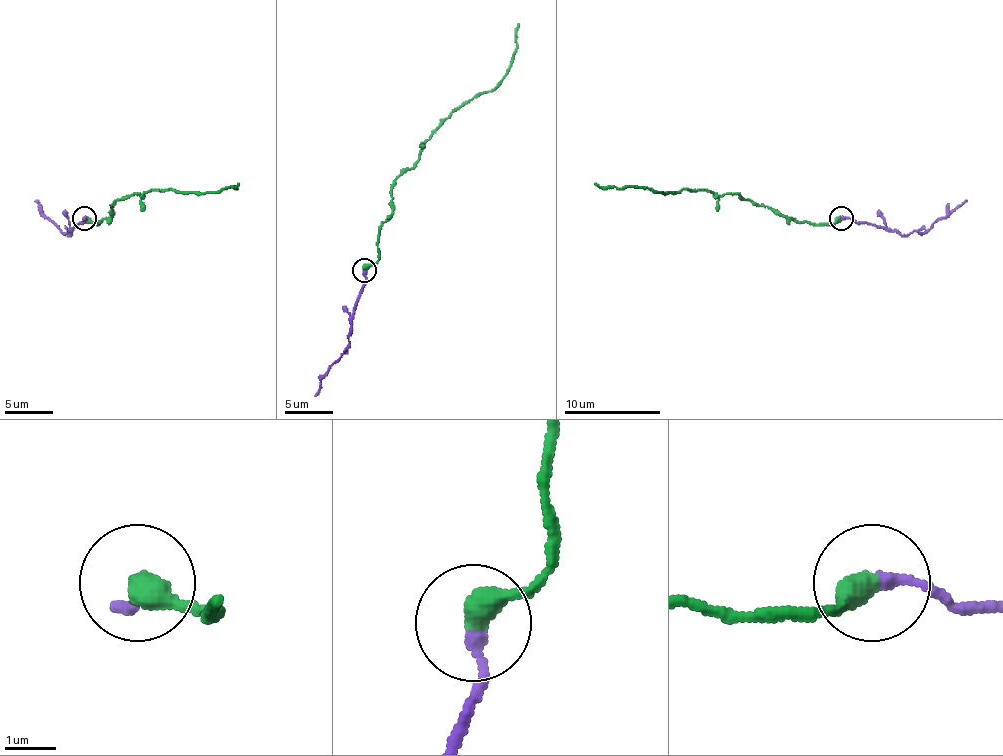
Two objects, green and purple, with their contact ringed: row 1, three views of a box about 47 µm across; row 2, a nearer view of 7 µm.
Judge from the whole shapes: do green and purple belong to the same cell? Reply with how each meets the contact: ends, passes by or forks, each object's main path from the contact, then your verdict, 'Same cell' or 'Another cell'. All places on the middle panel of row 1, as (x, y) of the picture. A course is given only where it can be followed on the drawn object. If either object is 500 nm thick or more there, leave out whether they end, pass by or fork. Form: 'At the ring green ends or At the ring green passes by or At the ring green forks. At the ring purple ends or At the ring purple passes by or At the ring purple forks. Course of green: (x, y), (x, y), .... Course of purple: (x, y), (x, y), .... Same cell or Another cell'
At the ring green ends. At the ring purple ends. Course of green: (363, 270), (378, 258), (378, 227), (392, 213), (392, 184), (453, 111), (503, 77), (518, 24). Course of purple: (363, 270), (366, 280), (349, 331), (349, 348), (330, 367), (315, 396). Same cell

